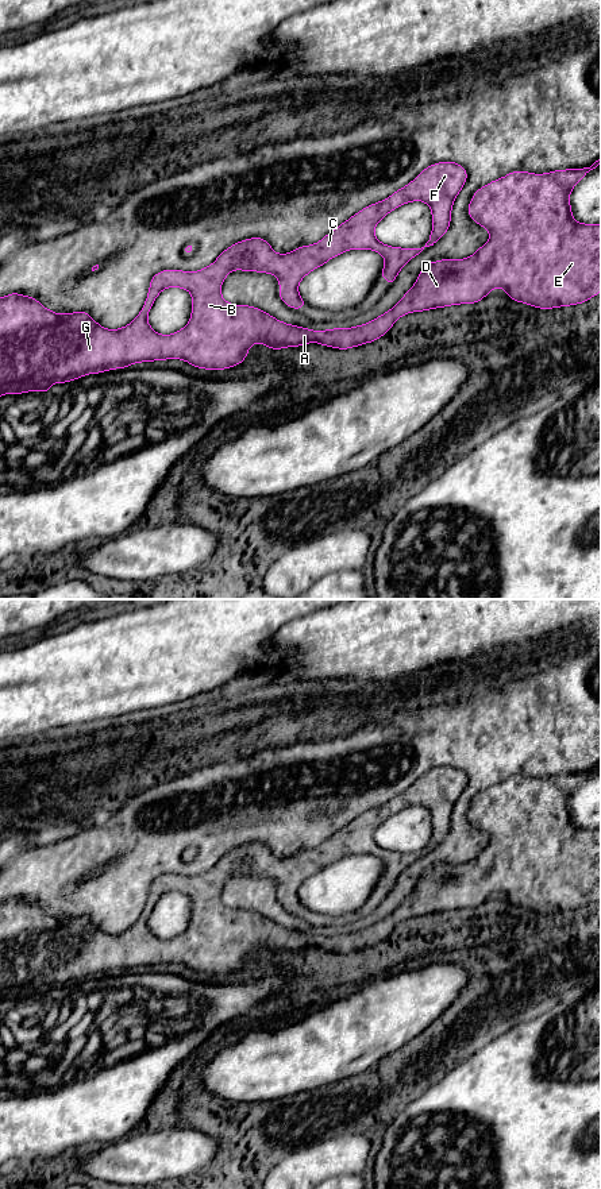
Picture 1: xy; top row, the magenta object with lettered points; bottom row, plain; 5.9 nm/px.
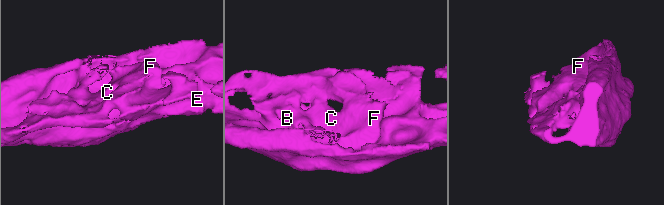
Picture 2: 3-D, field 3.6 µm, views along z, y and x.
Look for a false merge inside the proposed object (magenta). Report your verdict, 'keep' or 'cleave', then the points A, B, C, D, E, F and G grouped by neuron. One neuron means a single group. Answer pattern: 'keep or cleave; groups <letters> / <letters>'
keep; groups A B C D E F G

